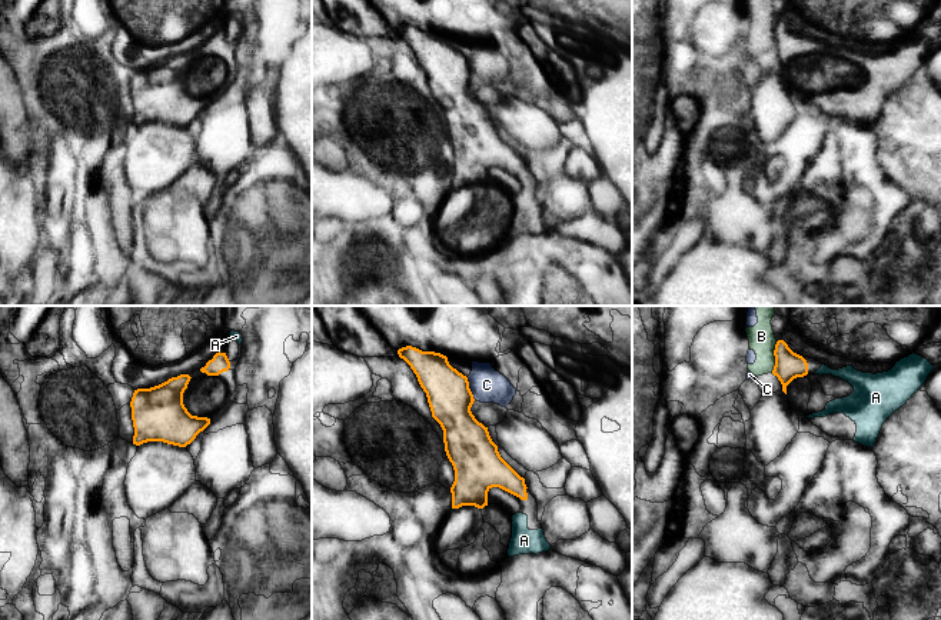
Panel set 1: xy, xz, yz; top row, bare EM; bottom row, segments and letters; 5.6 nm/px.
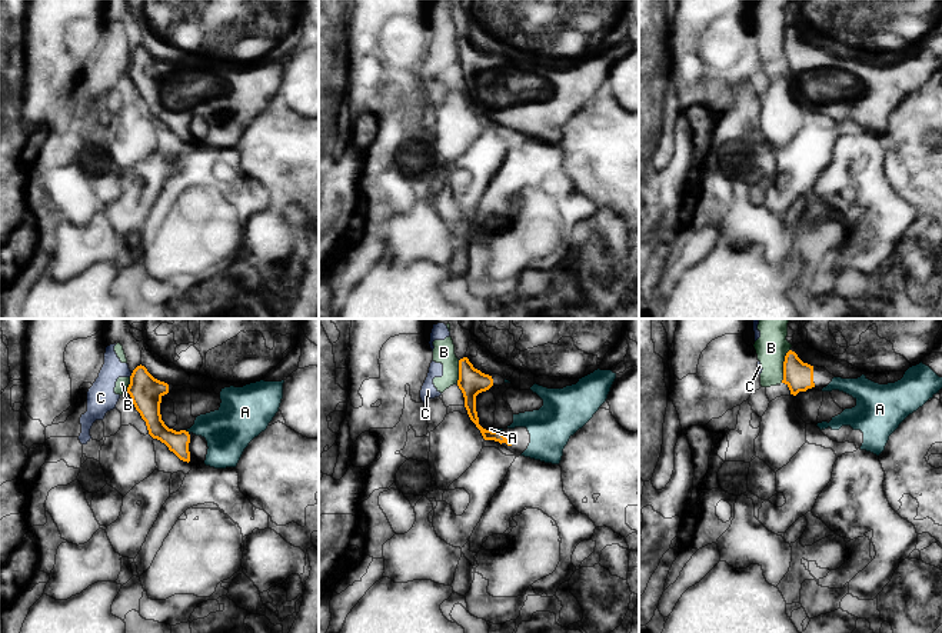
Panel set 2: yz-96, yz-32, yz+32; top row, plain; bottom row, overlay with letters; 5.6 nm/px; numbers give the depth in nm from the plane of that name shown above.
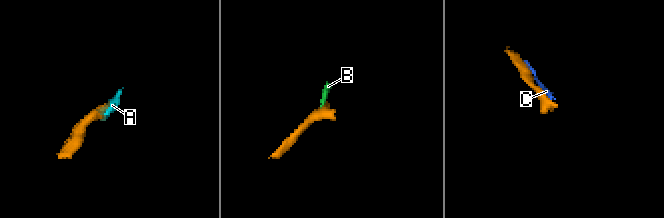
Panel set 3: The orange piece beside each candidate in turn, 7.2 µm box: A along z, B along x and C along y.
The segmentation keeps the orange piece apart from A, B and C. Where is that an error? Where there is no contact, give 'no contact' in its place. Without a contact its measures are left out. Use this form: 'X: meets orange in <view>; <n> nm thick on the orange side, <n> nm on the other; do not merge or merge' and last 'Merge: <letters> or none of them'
A: meets orange in xy; 280 nm thick on the orange side, 20 nm on the other; merge
B: meets orange in yz; 160 nm thick on the orange side, 150 nm on the other; do not merge
C: meets orange in xz; 240 nm thick on the orange side, 190 nm on the other; do not merge
Merge: A

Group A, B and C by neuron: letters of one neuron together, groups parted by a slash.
A / B C

